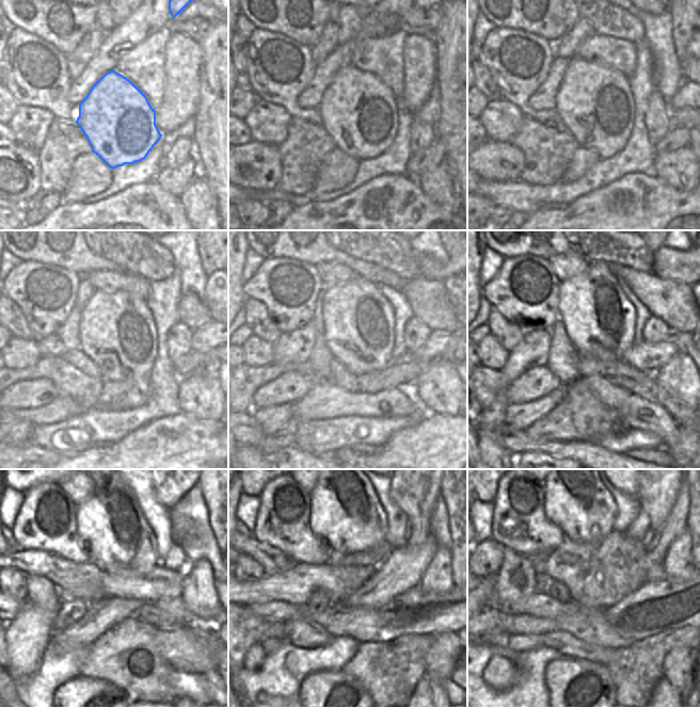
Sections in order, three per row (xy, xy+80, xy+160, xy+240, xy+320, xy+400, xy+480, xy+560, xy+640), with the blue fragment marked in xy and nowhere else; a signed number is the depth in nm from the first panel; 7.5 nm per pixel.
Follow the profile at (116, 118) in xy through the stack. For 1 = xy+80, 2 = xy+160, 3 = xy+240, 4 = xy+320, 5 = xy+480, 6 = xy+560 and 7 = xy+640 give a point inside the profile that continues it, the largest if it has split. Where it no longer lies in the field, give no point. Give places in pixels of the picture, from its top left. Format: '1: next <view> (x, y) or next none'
1: next xy+80 (358, 111)
2: next xy+160 (594, 102)
3: next xy+240 (116, 331)
4: next xy+320 (359, 322)
5: next xy+480 (110, 521)
6: next xy+560 (344, 509)
7: next xy+640 (575, 500)

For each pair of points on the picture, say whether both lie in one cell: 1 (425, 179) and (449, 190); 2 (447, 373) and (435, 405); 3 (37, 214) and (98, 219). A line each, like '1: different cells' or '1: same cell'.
1: same cell
2: same cell
3: different cells

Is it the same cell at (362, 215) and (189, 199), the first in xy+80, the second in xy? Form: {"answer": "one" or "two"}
{"answer": "two"}

